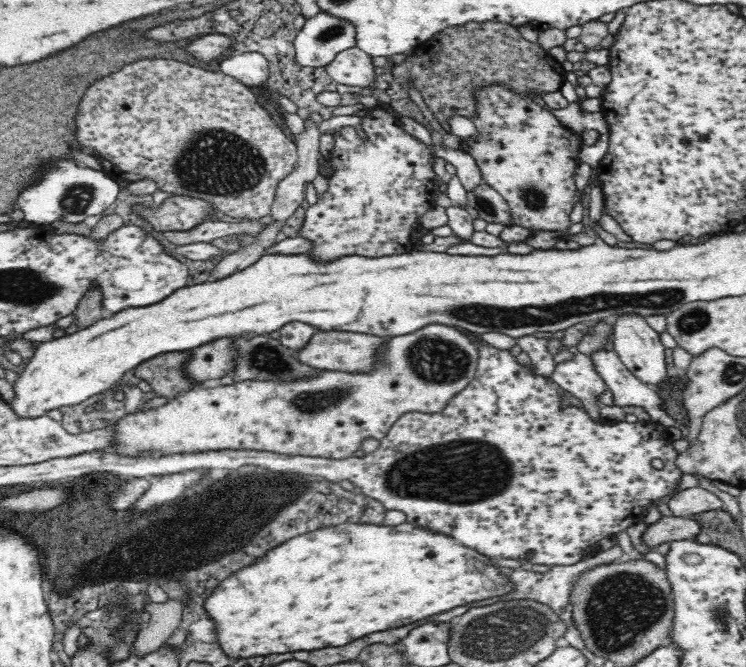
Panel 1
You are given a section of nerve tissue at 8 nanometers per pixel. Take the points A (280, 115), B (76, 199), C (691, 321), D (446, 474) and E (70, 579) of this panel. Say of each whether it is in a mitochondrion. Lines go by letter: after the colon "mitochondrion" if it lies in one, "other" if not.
A: other
B: mitochondrion
C: mitochondrion
D: mitochondrion
E: mitochondrion

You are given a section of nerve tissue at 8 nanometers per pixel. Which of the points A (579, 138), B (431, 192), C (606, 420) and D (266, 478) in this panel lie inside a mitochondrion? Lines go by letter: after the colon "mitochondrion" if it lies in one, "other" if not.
A: other
B: other
C: other
D: other

